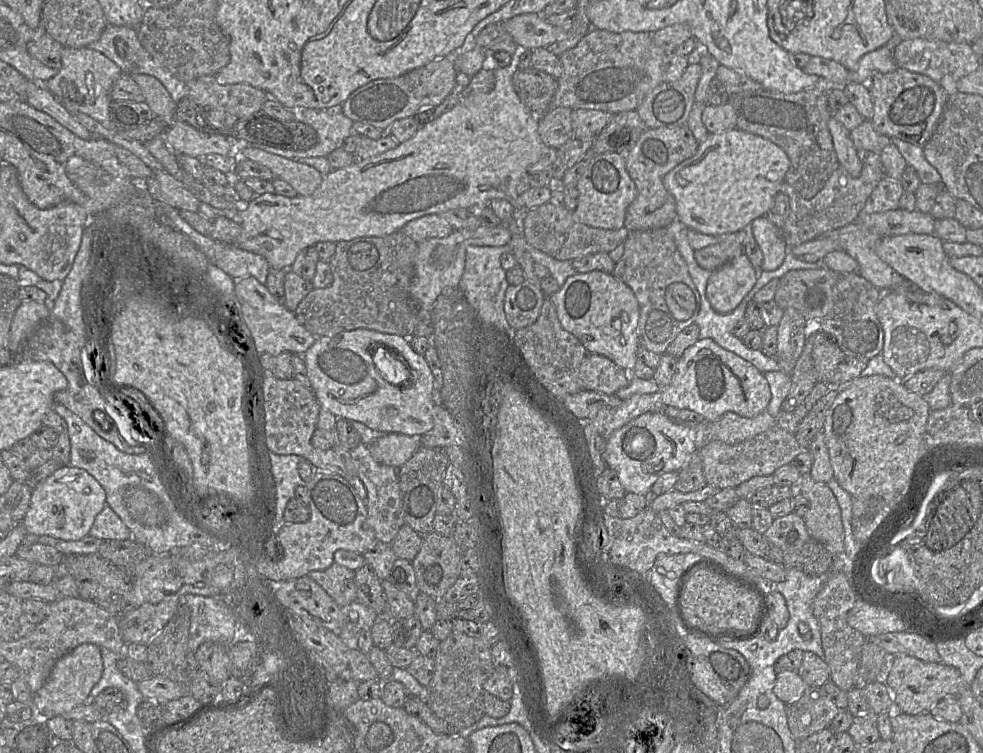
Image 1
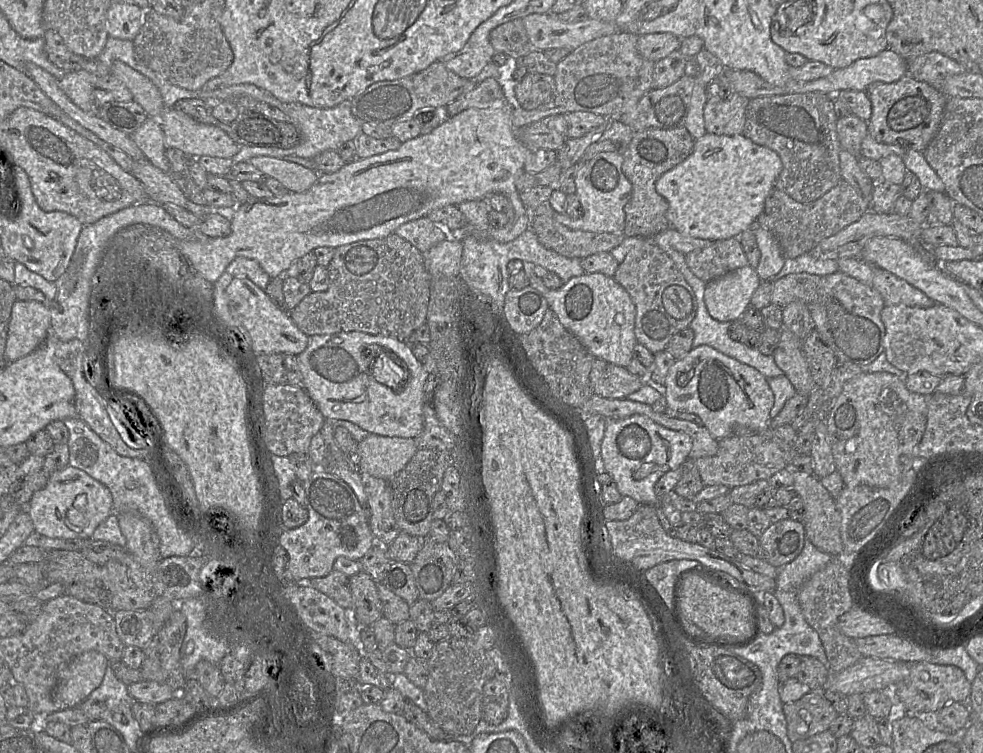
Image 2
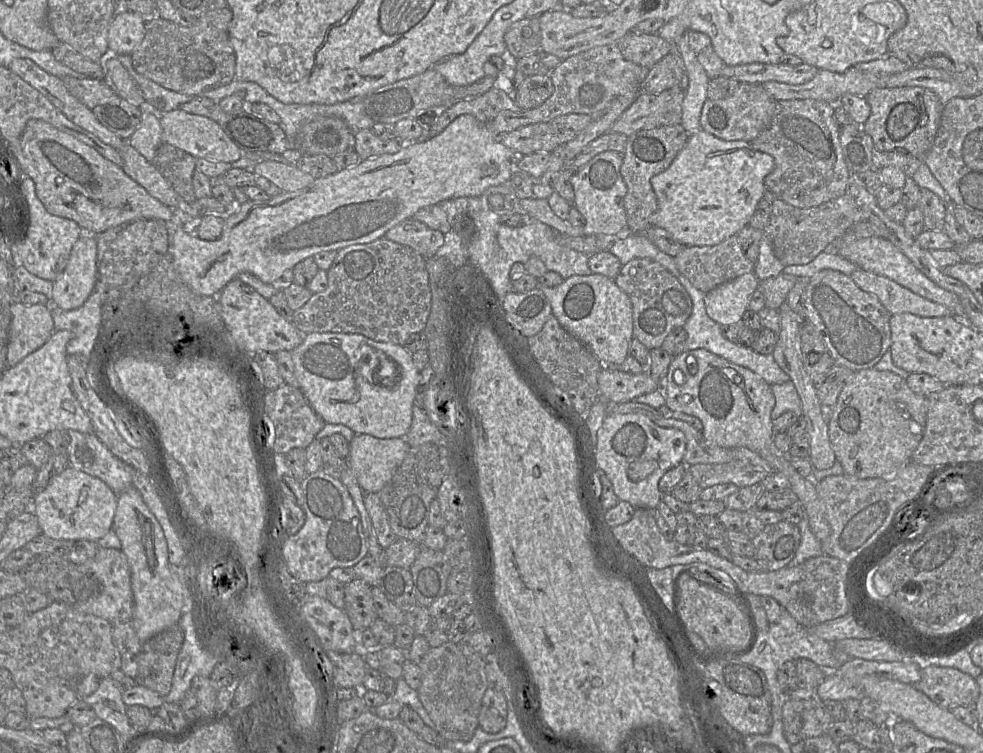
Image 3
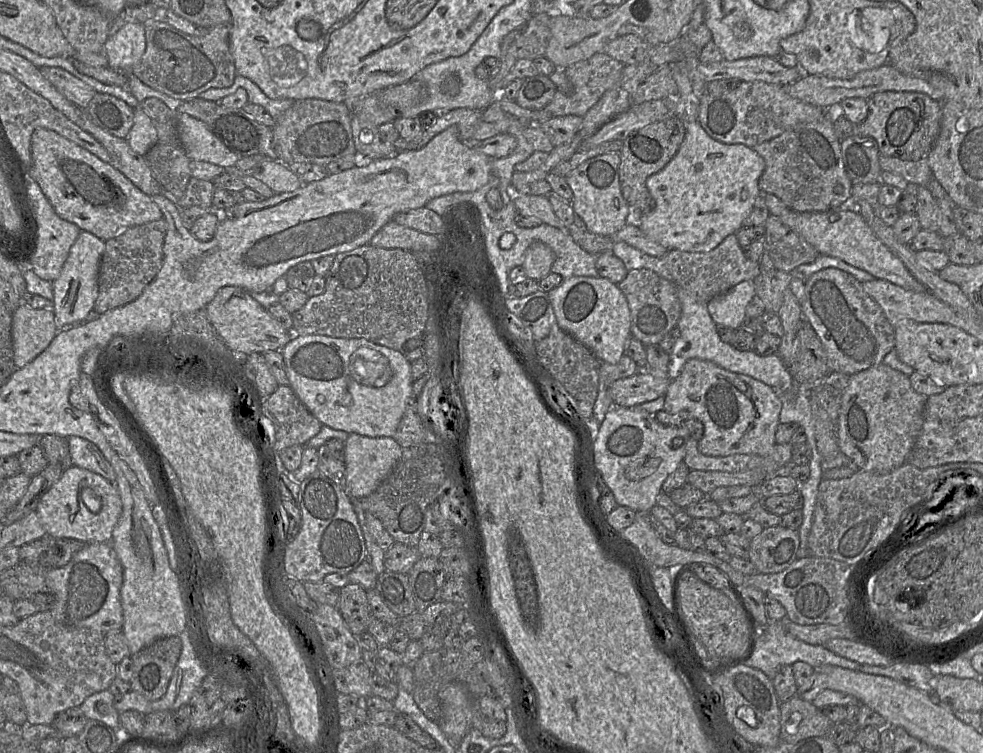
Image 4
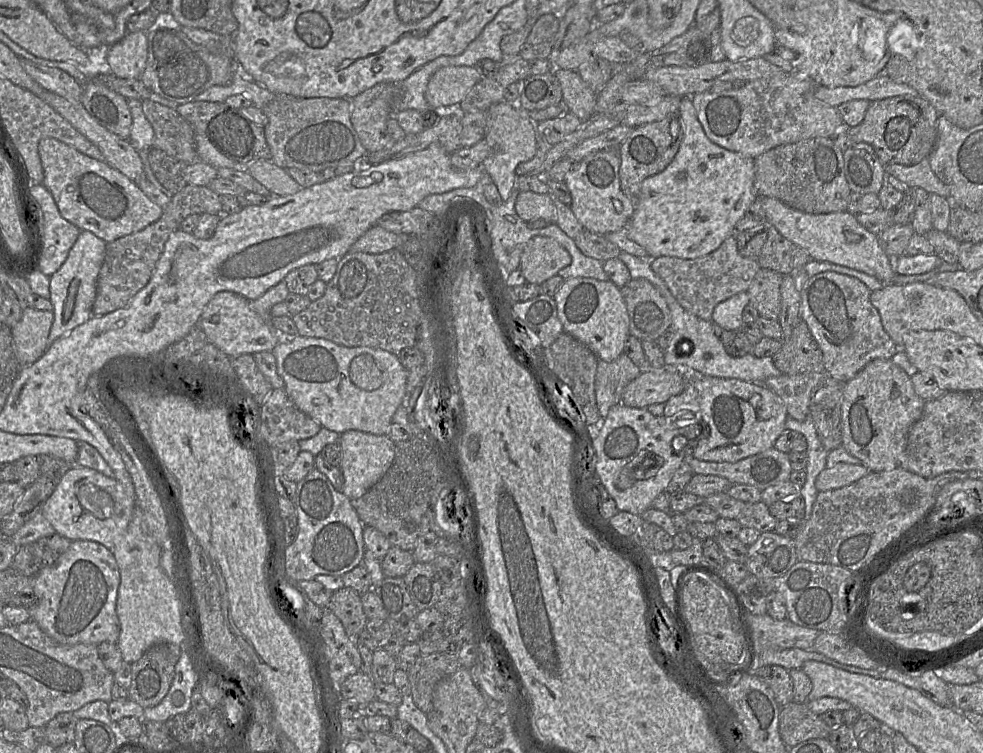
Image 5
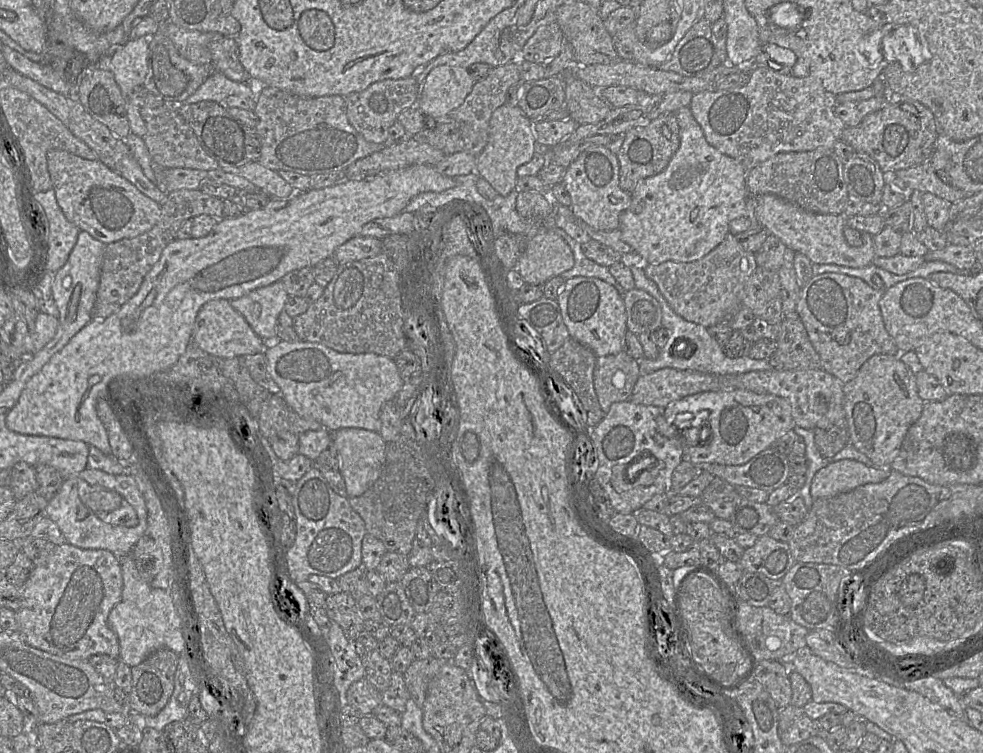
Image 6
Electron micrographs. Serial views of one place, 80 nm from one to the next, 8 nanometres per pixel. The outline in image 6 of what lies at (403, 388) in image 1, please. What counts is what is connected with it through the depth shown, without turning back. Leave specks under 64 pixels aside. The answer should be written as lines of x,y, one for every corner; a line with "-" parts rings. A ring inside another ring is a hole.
265,341
263,352
267,358
268,371
280,388
280,395
299,416
317,421
331,433
343,428
360,428
379,432
380,412
383,405
394,401
402,389
404,379
394,359
375,353
340,353
321,343
309,341
285,342

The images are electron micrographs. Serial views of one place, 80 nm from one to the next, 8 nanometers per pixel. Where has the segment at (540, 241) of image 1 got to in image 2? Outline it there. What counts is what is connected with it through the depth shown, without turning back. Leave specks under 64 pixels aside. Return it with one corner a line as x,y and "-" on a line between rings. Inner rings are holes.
546,215
530,216
530,228
539,242
547,249
568,258
610,252
619,246
626,237
622,233
591,232
572,230
553,217

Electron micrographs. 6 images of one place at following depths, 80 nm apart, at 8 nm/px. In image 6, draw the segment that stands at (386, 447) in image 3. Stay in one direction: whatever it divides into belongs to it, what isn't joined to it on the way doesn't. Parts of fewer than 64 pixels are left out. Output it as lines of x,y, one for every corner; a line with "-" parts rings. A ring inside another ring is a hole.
343,428
332,433
332,444
339,454
340,474
349,498
361,496
381,474
386,454
386,442
379,432
360,428

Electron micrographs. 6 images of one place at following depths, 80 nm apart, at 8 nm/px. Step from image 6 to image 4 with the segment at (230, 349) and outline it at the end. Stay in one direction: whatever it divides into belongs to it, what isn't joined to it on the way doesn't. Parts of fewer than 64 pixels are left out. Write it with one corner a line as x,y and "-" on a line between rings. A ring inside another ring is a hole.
225,286
218,290
206,305
206,314
213,328
225,344
236,354
264,353
280,350
291,340
291,331
275,320
267,309
256,301
249,291
237,286

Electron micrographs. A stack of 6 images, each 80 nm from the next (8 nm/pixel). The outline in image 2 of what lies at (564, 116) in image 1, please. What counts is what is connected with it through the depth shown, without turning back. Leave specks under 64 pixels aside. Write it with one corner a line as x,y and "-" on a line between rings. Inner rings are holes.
561,114
548,116
516,130
519,141
531,152
539,149
557,152
567,139
567,126

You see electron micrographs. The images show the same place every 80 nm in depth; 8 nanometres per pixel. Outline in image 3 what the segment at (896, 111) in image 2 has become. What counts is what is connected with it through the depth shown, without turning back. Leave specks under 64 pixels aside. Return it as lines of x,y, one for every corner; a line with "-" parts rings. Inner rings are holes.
923,87
879,88
866,97
871,108
867,121
861,125
874,143
884,152
900,152
923,158
933,145
939,129
943,103
932,91

